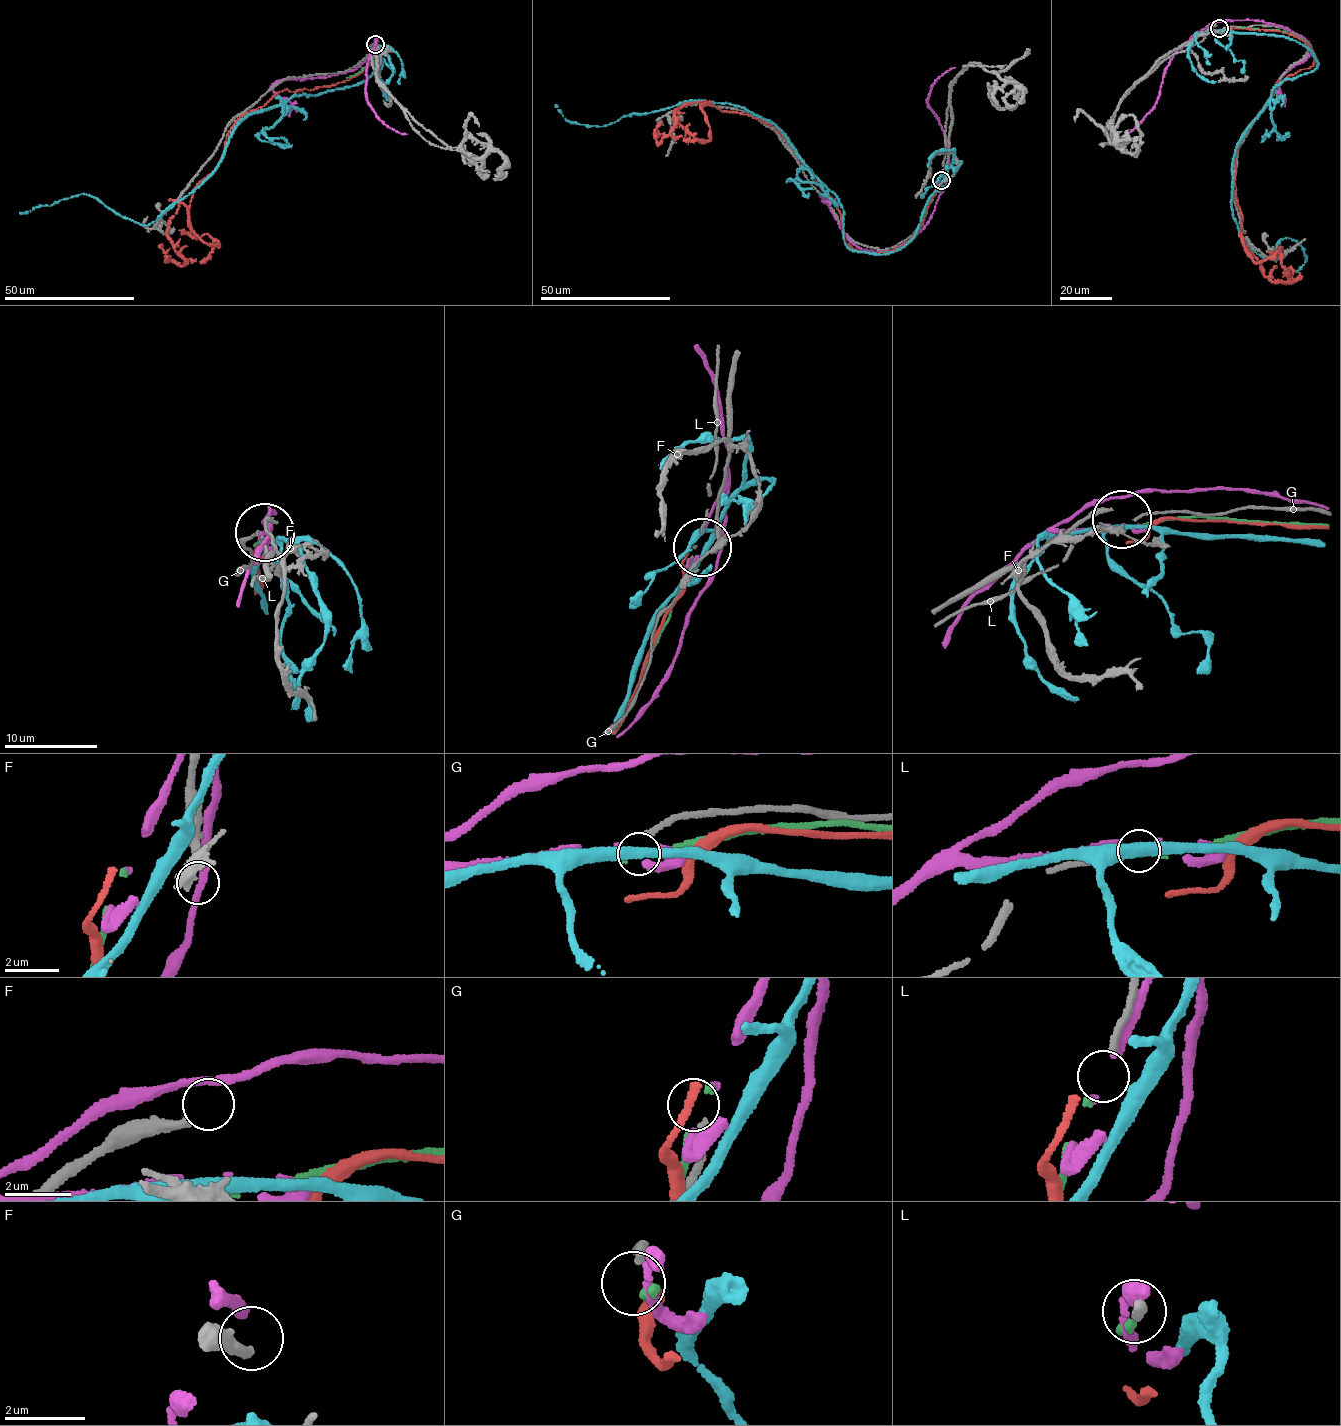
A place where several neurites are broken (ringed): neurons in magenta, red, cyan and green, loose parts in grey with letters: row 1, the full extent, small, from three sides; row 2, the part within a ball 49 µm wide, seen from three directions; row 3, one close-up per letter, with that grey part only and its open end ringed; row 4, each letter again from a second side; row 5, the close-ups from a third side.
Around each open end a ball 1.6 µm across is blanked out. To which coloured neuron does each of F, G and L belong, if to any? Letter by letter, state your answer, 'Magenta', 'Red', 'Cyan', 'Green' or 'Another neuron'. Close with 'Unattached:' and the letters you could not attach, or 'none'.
F: Another neuron
G: Another neuron
L: Green
Unattached: F, G

